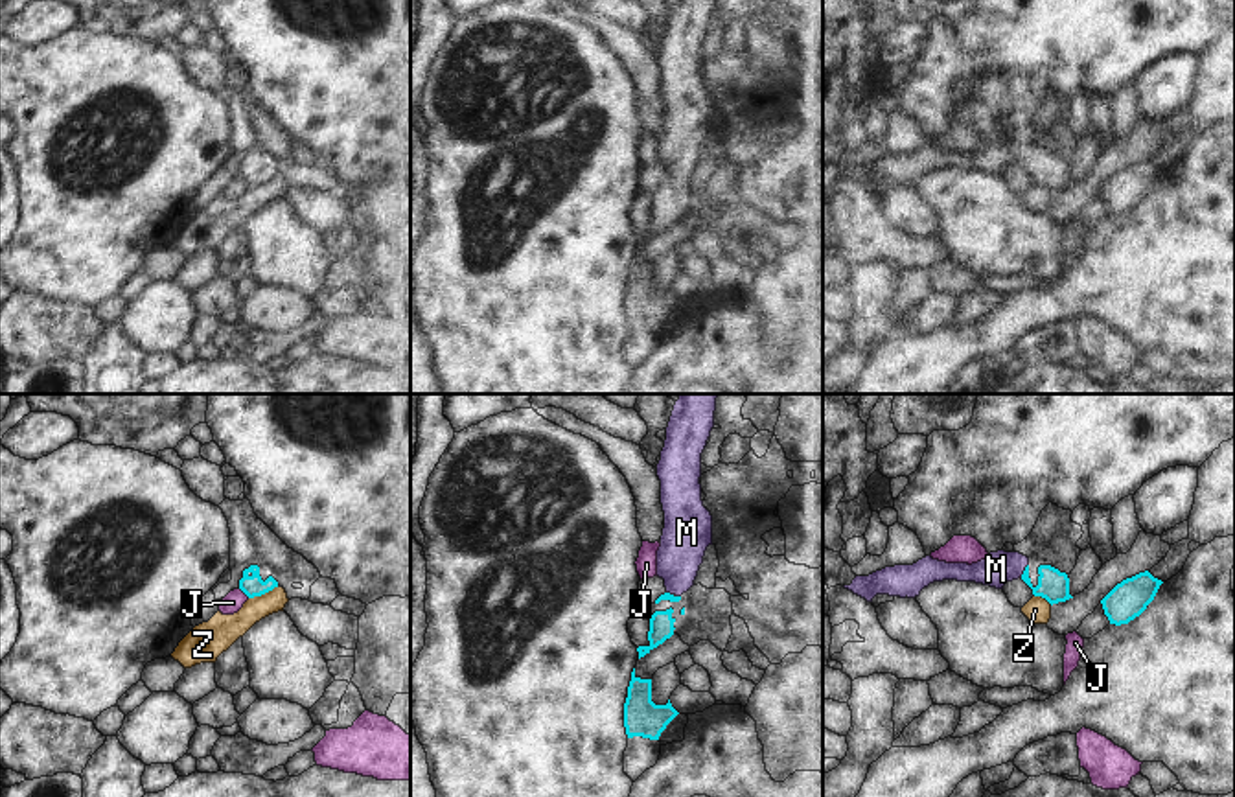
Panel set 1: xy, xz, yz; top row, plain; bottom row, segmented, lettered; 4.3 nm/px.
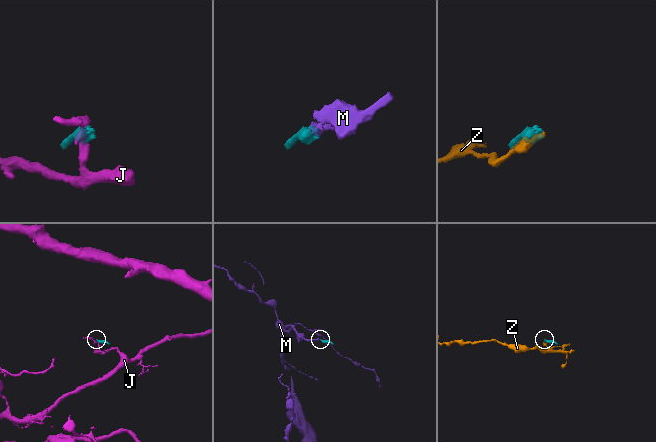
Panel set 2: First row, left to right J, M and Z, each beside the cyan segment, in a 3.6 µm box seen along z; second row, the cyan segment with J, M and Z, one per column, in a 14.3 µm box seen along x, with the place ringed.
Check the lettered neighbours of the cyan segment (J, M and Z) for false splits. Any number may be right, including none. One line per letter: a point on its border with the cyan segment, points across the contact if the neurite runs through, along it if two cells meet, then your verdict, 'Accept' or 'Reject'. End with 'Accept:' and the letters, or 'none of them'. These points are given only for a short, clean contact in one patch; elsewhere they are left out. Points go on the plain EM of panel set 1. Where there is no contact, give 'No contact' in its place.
J: Touches cyan at xy (245, 181). Boundary: xy (240, 175), (249, 184). Reject
M: Touches cyan at yz (1024, 159). Path across: yz (1053, 173), (1033, 175), (1024, 159), (996, 157). Accept
Z: Touches cyan at xy (264, 181). Reject
Accept: M

